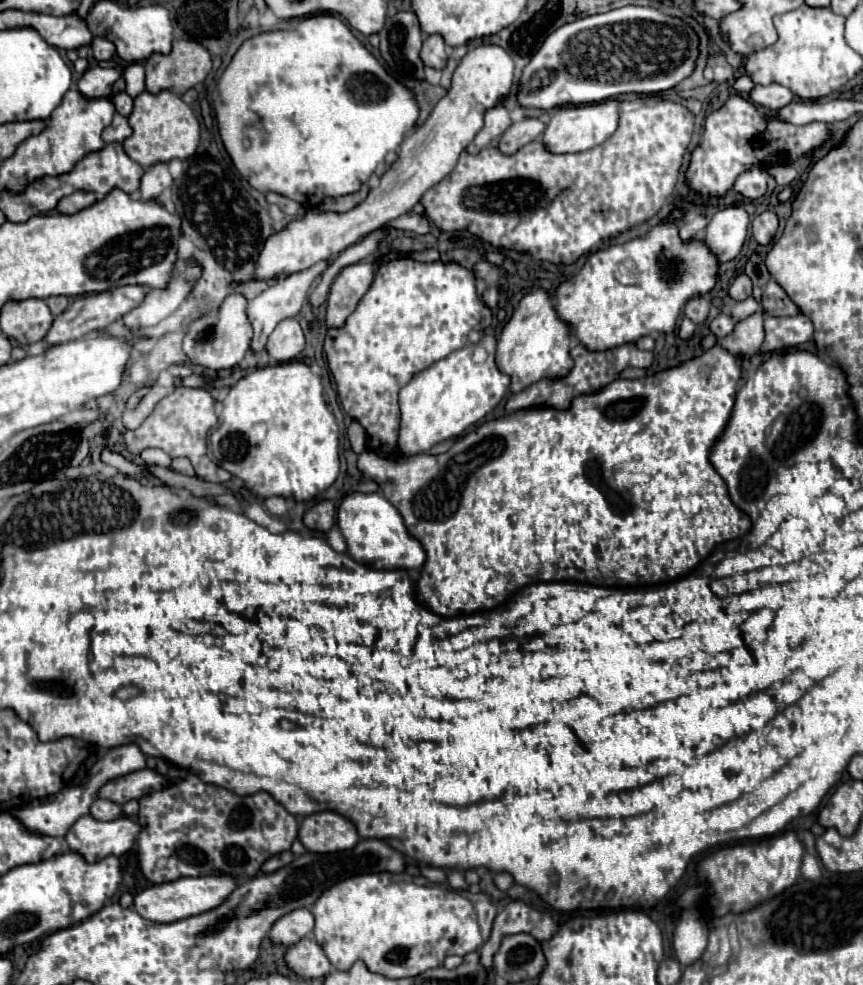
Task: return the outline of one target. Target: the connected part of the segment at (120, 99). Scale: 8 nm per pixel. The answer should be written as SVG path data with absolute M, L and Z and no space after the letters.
M125 91L113 93L109 99L111 99L111 103L115 105L117 113L121 113L123 117L129 117L129 113L131 113L131 109L133 109L133 99L131 99Z

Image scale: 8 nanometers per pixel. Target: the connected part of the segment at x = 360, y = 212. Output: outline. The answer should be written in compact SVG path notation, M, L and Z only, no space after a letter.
M479 45L469 51L453 73L451 89L435 105L427 121L417 127L401 145L399 159L381 177L379 187L371 189L367 199L353 207L353 211L331 213L313 207L301 219L293 219L285 229L269 235L259 259L255 263L253 279L267 281L273 277L289 277L293 273L309 269L321 259L335 259L343 249L361 241L361 237L377 231L387 221L397 219L411 211L421 195L437 185L457 163L457 155L473 141L481 131L481 121L487 109L495 107L509 95L513 85L513 59L499 45Z

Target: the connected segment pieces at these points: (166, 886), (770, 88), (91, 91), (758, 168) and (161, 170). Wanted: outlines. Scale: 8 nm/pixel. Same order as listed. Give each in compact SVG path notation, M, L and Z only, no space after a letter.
M185 877L185 879L177 879L173 883L161 883L161 885L149 885L145 889L141 889L135 895L135 911L145 917L151 919L155 923L173 923L179 919L187 919L193 915L201 915L207 913L215 907L219 907L233 891L237 889L237 881L233 877Z
M773 83L773 85L767 85L767 87L755 85L751 89L751 93L749 93L749 99L755 105L759 105L759 107L763 107L767 111L779 111L781 107L789 105L795 99L795 95L787 87Z
M91 67L77 81L77 89L87 99L101 99L111 95L111 85L119 79L119 71L111 67Z
M755 165L755 167L743 171L735 179L733 189L747 199L763 197L767 193L767 169L763 165Z
M155 163L151 165L143 179L141 179L141 199L155 199L163 193L163 189L167 189L171 185L171 175L167 171L167 163Z

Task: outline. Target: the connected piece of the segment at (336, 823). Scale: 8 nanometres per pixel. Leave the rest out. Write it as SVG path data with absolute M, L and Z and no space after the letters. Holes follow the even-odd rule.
M321 811L303 819L299 841L313 853L335 853L353 849L359 841L355 825L335 811ZM317 827L317 835L315 835Z

